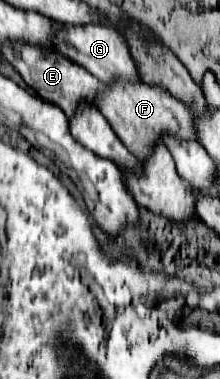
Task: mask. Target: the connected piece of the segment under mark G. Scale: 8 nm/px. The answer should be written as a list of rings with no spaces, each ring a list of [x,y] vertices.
[[[63,25],[59,31],[59,37],[57,37],[57,45],[65,57],[69,57],[73,63],[85,67],[91,75],[95,75],[103,83],[107,83],[107,79],[115,79],[115,75],[123,75],[123,79],[127,79],[127,75],[139,75],[139,71],[135,67],[135,59],[131,57],[125,37],[121,37],[111,27],[103,27],[103,25],[69,27],[69,25]]]

